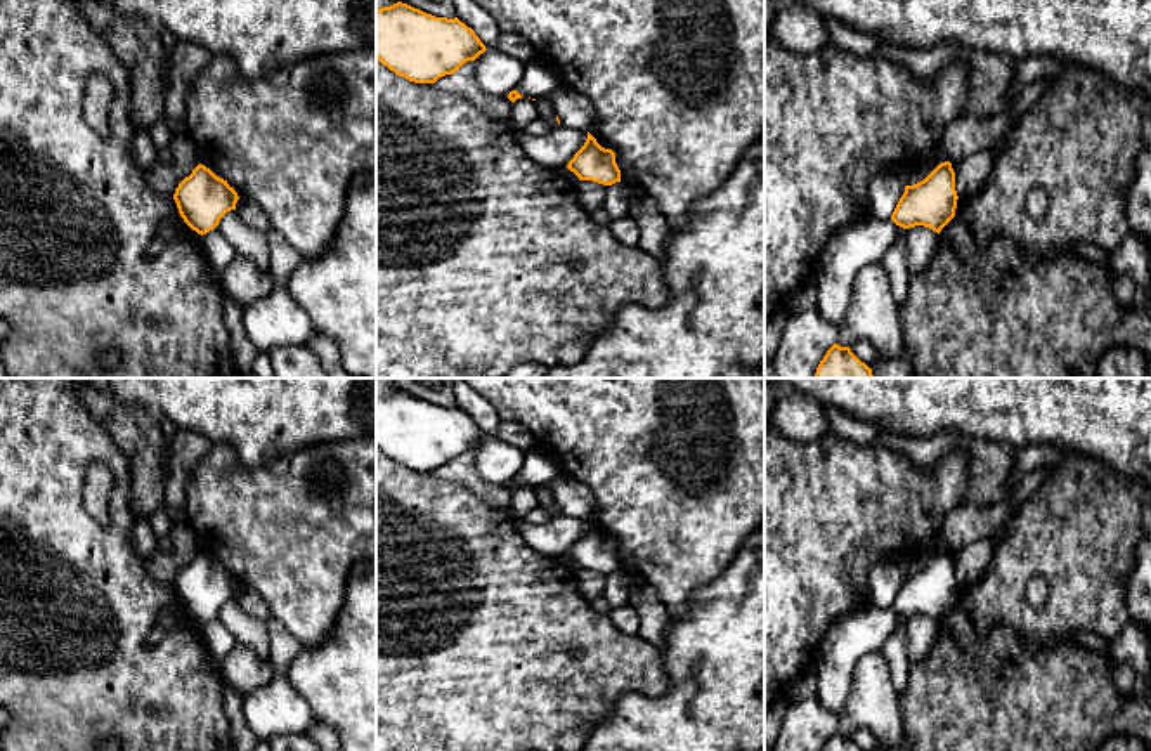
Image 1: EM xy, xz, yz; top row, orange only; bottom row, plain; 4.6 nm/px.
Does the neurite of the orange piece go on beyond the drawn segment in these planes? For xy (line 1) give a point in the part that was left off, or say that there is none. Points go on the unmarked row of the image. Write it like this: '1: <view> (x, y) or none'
1: none

